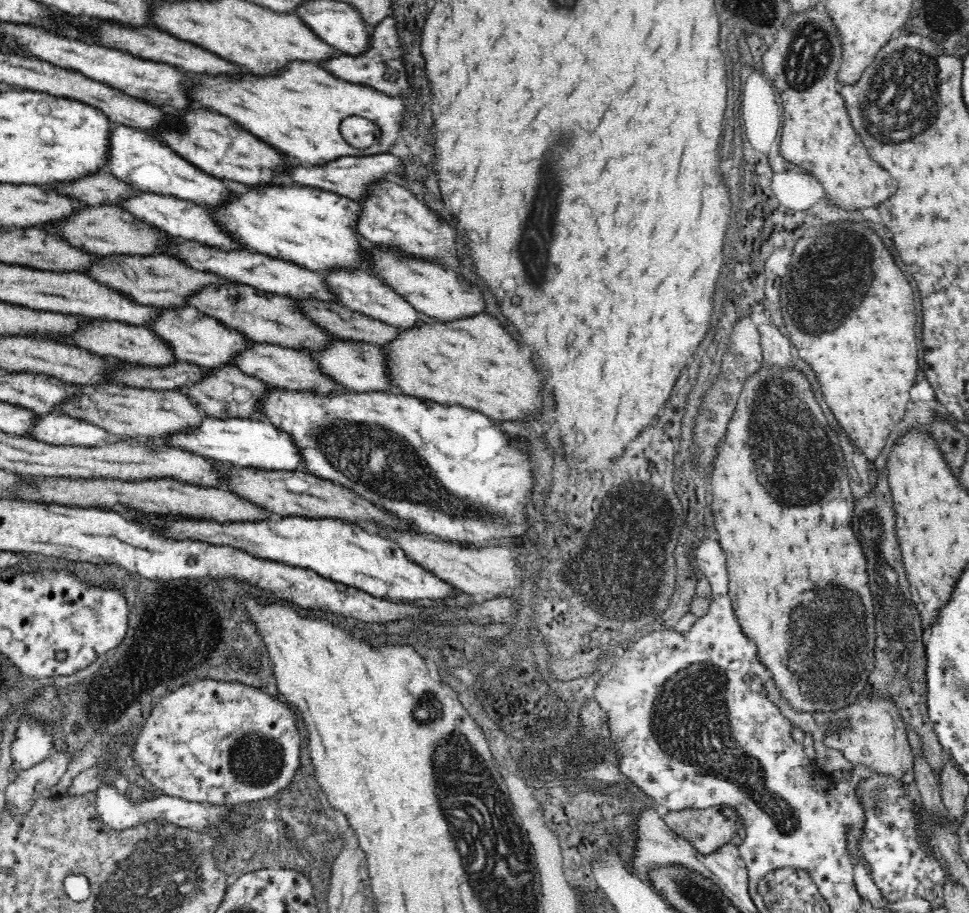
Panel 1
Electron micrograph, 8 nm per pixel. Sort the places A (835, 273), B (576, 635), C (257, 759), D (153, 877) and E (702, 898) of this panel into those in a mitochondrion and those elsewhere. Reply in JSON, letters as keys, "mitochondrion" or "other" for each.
{"A":"mitochondrion","B":"other","C":"mitochondrion","D":"mitochondrion","E":"mitochondrion"}

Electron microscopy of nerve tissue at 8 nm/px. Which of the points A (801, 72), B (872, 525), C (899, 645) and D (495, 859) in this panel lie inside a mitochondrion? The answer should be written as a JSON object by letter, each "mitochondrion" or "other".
{"A":"mitochondrion","B":"mitochondrion","C":"mitochondrion","D":"mitochondrion"}

